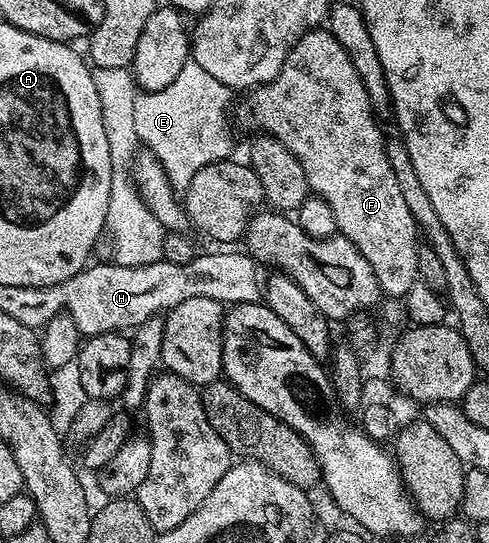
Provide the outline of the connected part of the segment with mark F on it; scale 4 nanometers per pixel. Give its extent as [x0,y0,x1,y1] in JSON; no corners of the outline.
[247,28,420,300]

